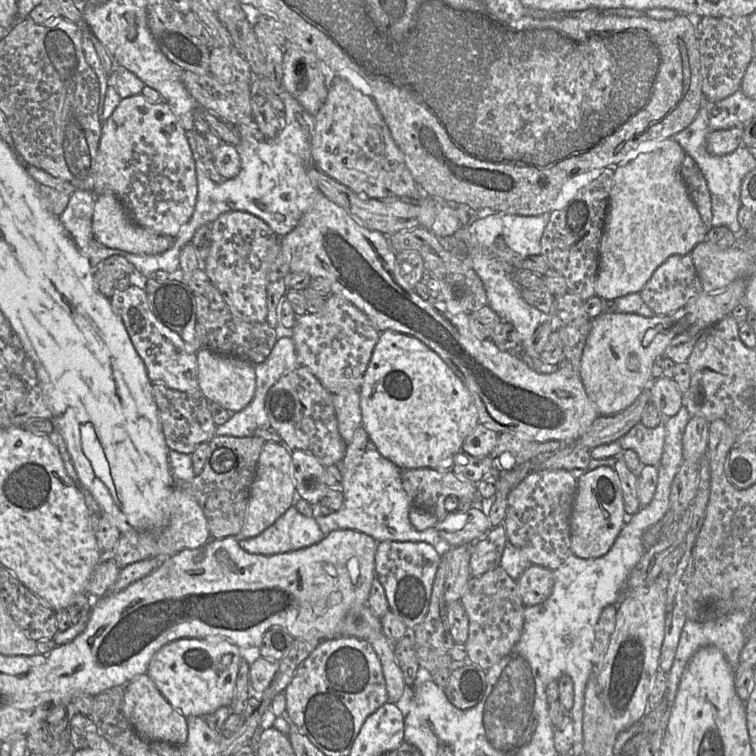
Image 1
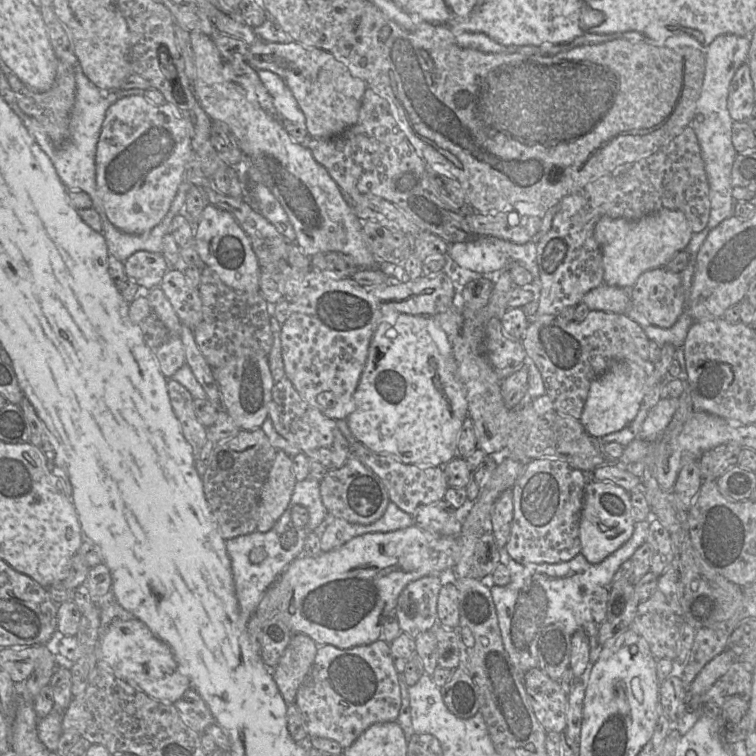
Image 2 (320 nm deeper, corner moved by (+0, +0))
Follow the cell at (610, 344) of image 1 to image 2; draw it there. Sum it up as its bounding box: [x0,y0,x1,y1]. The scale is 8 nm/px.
[580,360,648,439]

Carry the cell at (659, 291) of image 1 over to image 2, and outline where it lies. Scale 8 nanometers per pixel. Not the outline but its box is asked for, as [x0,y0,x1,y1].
[629,267,683,327]

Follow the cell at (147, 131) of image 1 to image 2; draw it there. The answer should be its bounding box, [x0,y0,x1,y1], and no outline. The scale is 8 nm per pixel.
[96,95,192,235]

